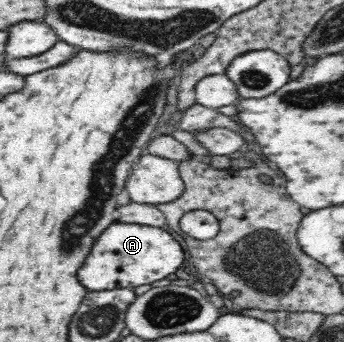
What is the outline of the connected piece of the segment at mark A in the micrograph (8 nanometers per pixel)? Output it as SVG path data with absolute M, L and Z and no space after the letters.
M116 221L95 240L77 276L88 291L133 289L170 276L182 266L182 262L182 246L162 227Z

